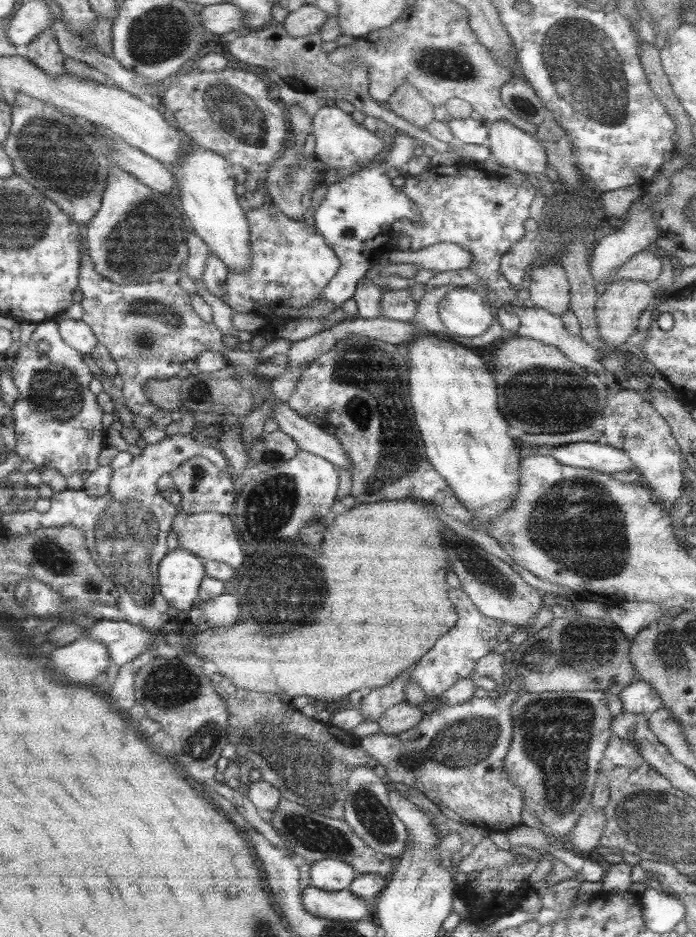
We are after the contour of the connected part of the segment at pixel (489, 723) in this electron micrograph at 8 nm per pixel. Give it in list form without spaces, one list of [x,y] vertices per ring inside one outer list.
[[[503,692],[499,697],[469,698],[466,702],[440,707],[426,713],[420,722],[397,735],[377,733],[359,738],[361,750],[368,754],[378,765],[384,766],[386,775],[394,783],[402,783],[414,788],[436,804],[460,815],[469,825],[490,830],[511,830],[520,827],[524,816],[524,794],[505,772],[505,759],[512,742],[512,713],[510,708],[516,702],[519,692]]]

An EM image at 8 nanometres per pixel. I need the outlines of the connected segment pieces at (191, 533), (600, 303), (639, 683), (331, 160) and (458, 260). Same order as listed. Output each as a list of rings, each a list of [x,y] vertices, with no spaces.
[[[178,512],[172,522],[172,530],[178,534],[178,547],[188,550],[204,562],[210,560],[230,564],[232,568],[238,568],[244,562],[242,546],[238,540],[238,534],[234,530],[234,522],[229,515],[218,514],[217,512],[199,512],[188,514]]]
[[[615,280],[607,284],[604,293],[599,296],[595,305],[596,325],[598,333],[604,340],[604,346],[611,350],[623,349],[630,336],[636,334],[639,317],[655,300],[655,290],[652,284],[634,280]]]
[[[642,679],[633,680],[619,691],[619,698],[626,713],[642,713],[648,715],[663,707],[662,699],[652,689],[652,685]]]
[[[336,107],[332,110],[323,110],[312,118],[313,129],[311,134],[316,136],[315,156],[316,160],[321,160],[328,164],[328,168],[344,169],[346,171],[367,166],[378,154],[384,150],[386,144],[380,137],[376,137],[364,125],[352,119],[351,114]]]
[[[437,242],[416,252],[399,251],[386,248],[390,264],[414,264],[419,269],[446,272],[450,270],[470,269],[472,255],[470,251],[453,242]]]

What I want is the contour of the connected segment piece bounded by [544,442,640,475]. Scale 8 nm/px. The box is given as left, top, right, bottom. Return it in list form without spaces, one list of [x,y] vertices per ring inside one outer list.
[[[574,442],[574,444],[568,444],[568,446],[544,450],[544,452],[566,466],[609,475],[626,470],[638,471],[638,474],[640,474],[640,470],[632,464],[632,460],[628,458],[626,452],[607,444],[606,446],[602,446],[602,444],[596,446],[596,442]]]

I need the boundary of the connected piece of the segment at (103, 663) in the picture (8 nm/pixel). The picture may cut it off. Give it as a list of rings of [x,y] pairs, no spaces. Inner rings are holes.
[[[86,636],[50,654],[50,668],[70,684],[94,684],[96,676],[106,672],[109,665],[108,649]]]

